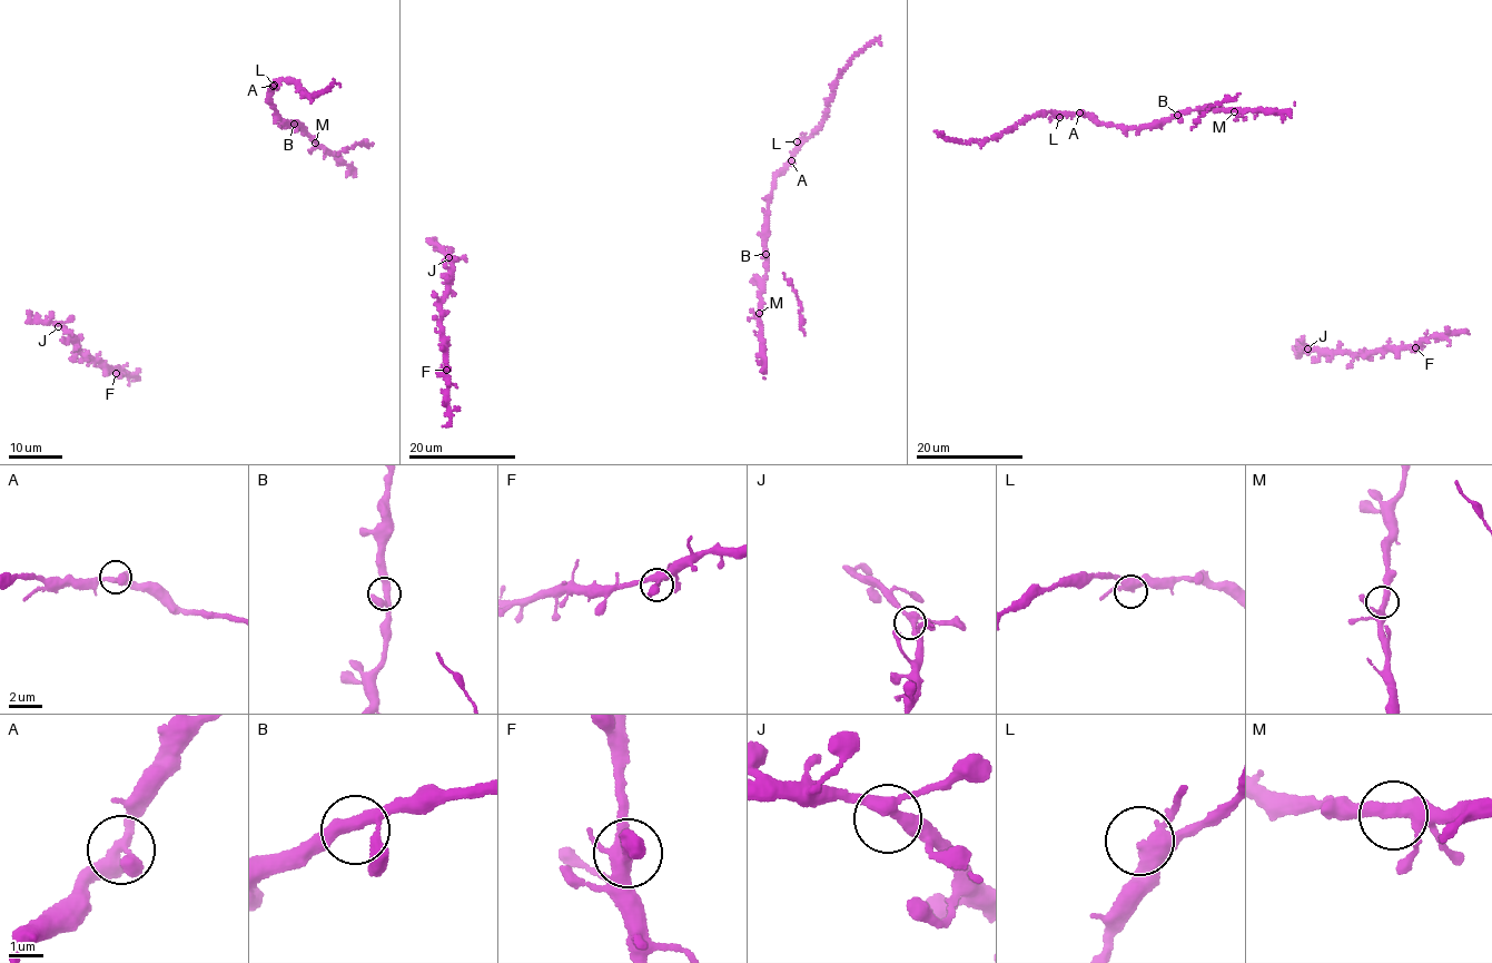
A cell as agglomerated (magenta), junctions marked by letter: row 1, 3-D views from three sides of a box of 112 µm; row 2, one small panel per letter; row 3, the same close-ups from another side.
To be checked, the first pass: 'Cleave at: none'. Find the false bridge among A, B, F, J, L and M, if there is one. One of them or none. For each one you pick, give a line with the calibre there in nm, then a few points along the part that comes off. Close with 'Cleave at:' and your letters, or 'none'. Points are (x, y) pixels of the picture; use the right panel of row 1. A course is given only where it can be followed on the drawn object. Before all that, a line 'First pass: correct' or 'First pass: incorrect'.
First pass: correct
Cleave at: none

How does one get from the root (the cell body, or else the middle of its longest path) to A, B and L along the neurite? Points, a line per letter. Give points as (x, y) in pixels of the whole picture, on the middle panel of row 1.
A: (748, 318), (759, 314), (773, 177), (791, 160)
B: (748, 318), (759, 314), (766, 255)
L: (748, 318), (759, 314), (773, 177), (791, 157), (797, 141)

